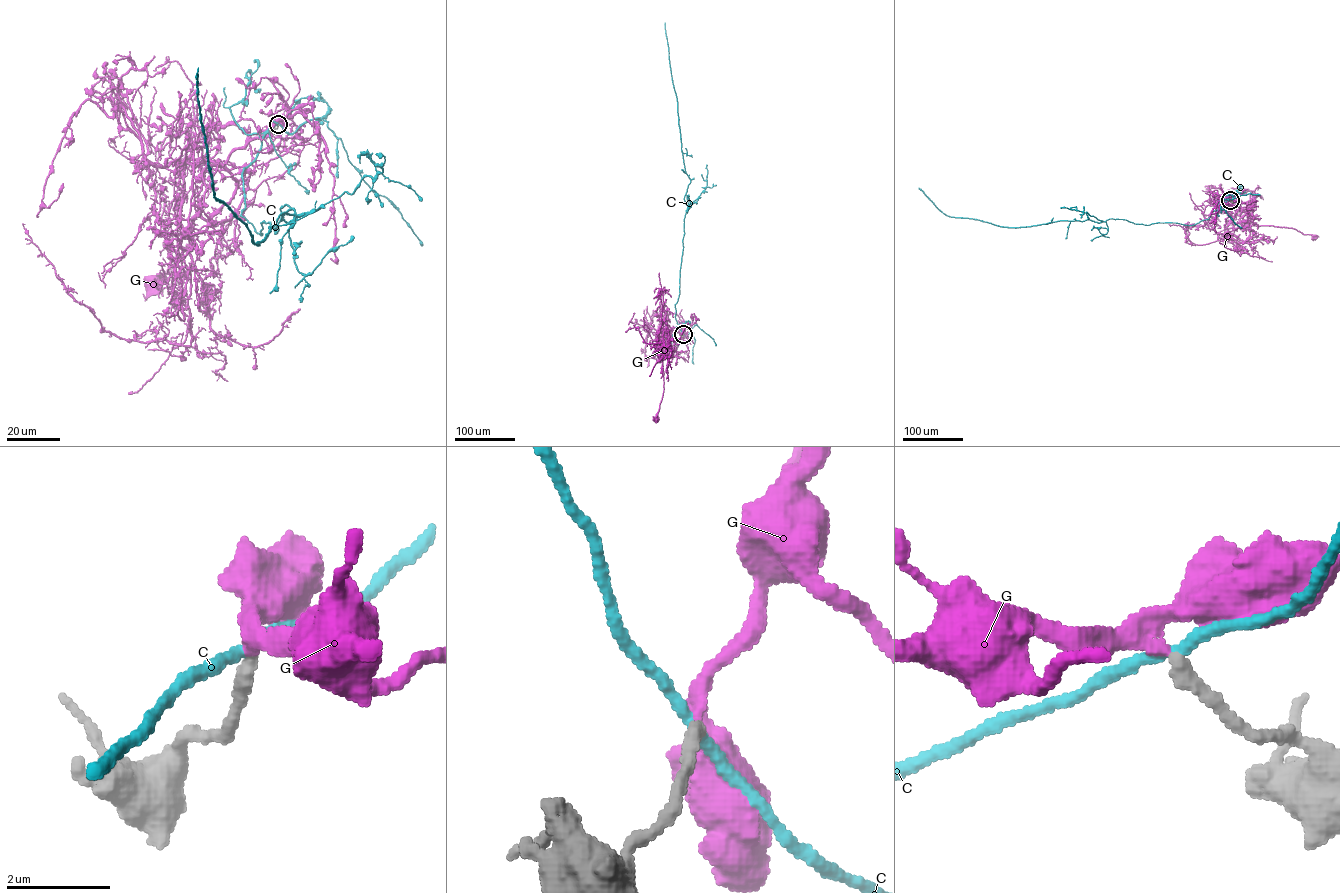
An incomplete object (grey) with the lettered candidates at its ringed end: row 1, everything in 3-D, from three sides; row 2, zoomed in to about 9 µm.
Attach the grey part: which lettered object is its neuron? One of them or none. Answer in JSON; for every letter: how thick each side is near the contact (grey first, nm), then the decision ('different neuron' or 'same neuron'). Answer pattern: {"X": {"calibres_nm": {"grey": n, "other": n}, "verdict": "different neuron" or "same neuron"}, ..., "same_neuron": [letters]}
{"C": {"calibres_nm": {"grey": 320, "other": 220}, "verdict": "different neuron"}, "G": {"calibres_nm": {"grey": 320, "other": 280}, "verdict": "same neuron"}, "same_neuron": ["G"]}

